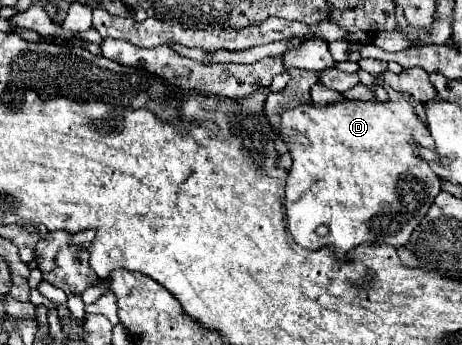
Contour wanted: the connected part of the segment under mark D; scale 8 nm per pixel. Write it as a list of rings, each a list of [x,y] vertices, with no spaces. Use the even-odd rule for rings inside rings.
[[[398,99],[398,101],[336,101],[336,103],[326,103],[326,105],[316,105],[316,103],[304,103],[298,105],[294,109],[288,109],[280,115],[280,135],[284,139],[284,143],[288,145],[288,153],[292,155],[292,169],[288,171],[288,179],[286,179],[286,215],[288,215],[288,229],[294,237],[294,241],[304,247],[304,249],[318,249],[318,247],[331,247],[336,253],[348,253],[350,249],[355,248],[368,241],[374,243],[386,243],[392,247],[400,247],[406,245],[414,227],[420,223],[422,215],[426,215],[426,211],[430,209],[430,203],[434,201],[434,197],[440,193],[440,177],[428,167],[428,163],[418,155],[416,145],[424,145],[430,147],[430,135],[426,135],[426,127],[424,123],[416,117],[412,105],[406,99]],[[318,225],[328,225],[330,227],[330,235],[328,237],[318,237],[316,235],[316,227]]]

